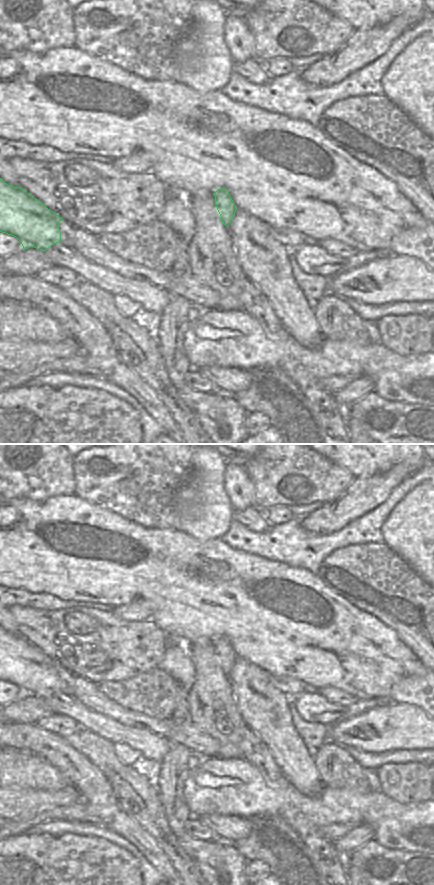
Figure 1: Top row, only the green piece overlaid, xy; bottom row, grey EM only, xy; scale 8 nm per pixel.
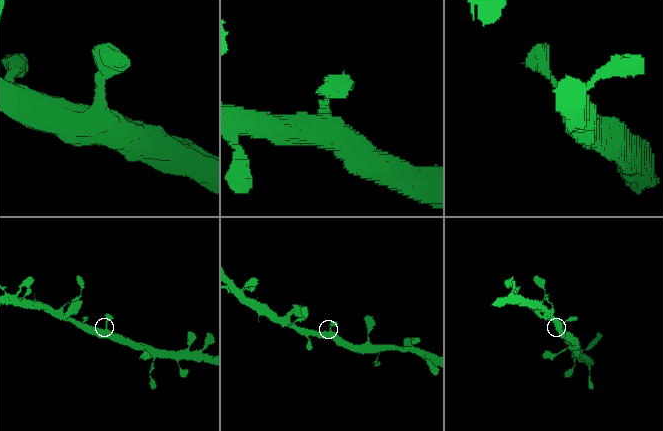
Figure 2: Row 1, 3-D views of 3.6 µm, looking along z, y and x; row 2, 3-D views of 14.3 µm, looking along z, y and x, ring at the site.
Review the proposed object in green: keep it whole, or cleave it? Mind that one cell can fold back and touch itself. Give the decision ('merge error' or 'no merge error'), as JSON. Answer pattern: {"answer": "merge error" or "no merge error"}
{"answer": "no merge error"}

